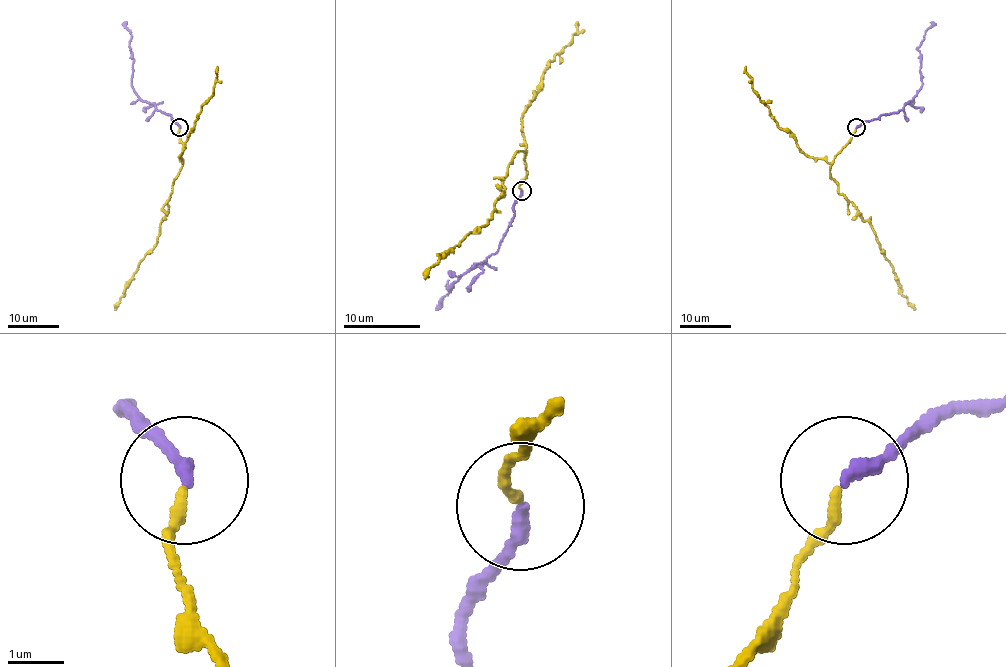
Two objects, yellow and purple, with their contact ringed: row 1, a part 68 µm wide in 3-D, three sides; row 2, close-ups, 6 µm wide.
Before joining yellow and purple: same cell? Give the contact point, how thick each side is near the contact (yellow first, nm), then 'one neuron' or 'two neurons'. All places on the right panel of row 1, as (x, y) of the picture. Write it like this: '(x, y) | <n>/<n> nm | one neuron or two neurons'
(856, 127) | 170/240 nm | one neuron

